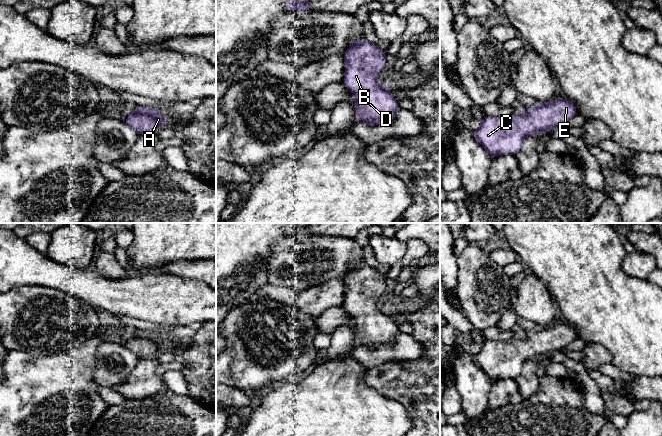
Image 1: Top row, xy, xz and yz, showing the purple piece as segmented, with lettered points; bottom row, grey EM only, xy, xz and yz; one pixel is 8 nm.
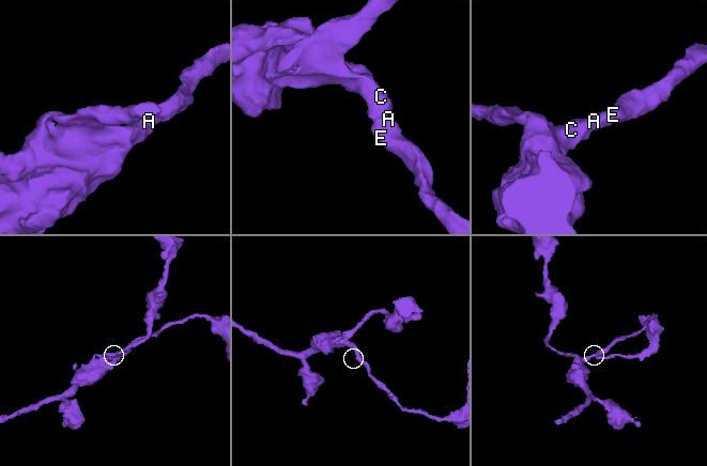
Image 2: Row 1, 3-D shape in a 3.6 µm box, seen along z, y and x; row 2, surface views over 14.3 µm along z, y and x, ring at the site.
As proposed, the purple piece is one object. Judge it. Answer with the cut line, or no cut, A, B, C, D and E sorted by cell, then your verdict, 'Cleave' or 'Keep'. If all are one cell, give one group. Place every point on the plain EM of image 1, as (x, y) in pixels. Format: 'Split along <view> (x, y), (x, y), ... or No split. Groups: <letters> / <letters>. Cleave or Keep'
No split. Groups: A B C D E. Keep

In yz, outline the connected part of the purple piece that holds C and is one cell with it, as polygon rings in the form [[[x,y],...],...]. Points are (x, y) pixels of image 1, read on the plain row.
[[[553,323],[527,332],[525,340],[484,341],[473,359],[491,382],[517,378],[527,359],[539,360],[565,348],[577,338],[575,328],[565,323]]]

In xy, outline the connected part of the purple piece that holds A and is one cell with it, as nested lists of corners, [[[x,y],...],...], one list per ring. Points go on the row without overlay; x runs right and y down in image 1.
[[[136,331],[123,346],[134,353],[139,359],[154,359],[169,344],[170,342],[167,339],[157,334]]]

